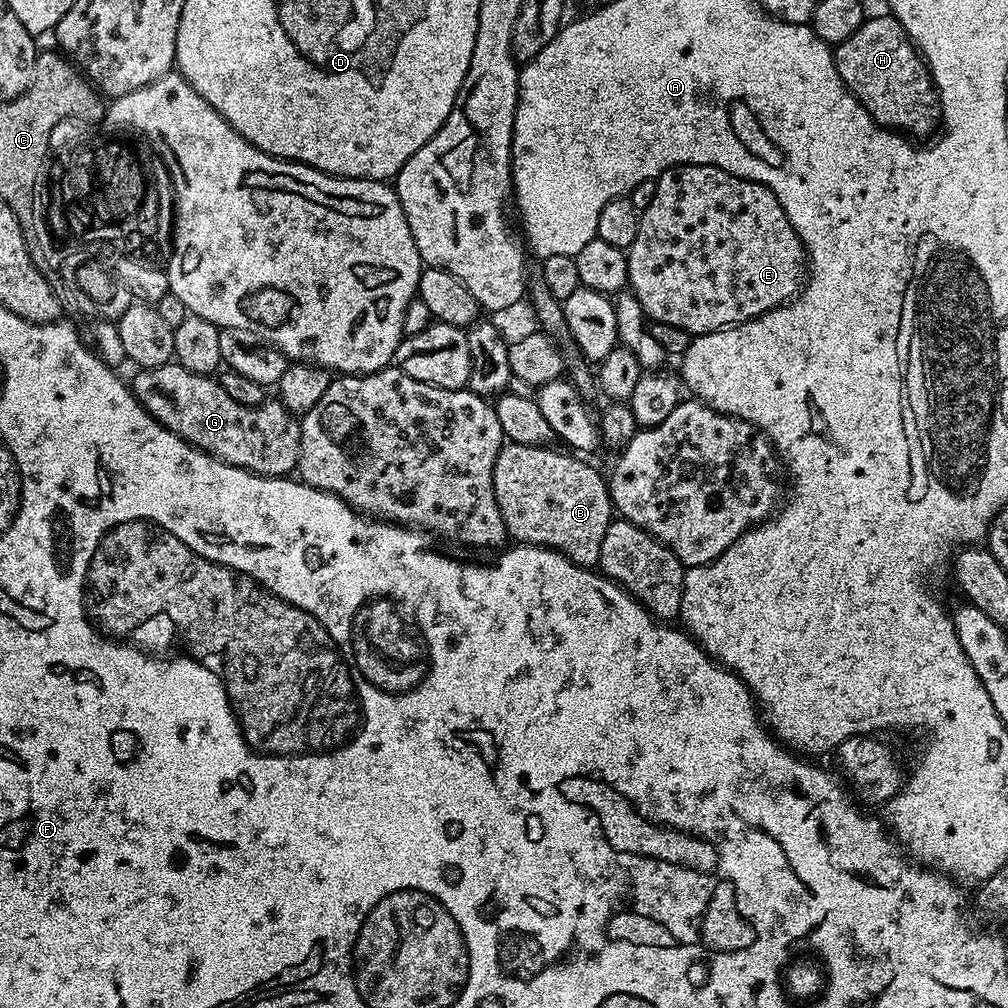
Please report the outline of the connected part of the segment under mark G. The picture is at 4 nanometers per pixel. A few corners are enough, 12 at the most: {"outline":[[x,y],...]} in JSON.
{"outline":[[140,368],[140,405],[181,441],[252,474],[284,476],[300,441],[219,379]]}

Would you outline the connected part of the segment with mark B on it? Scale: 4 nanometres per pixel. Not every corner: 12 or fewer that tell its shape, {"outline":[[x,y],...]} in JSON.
{"outline":[[505,443],[509,537],[596,566],[614,509],[587,459]]}

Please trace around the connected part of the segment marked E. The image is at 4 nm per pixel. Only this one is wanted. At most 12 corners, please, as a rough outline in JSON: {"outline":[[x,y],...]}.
{"outline":[[668,168],[627,248],[649,321],[718,332],[801,291],[765,184]]}

